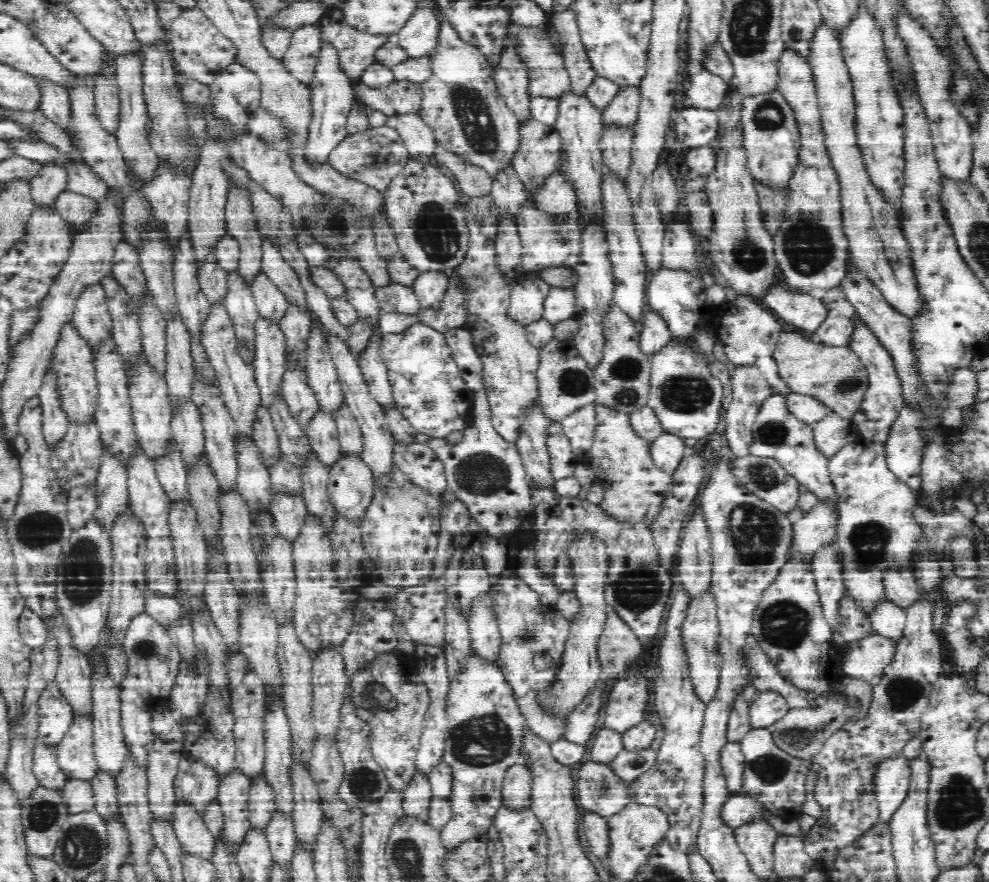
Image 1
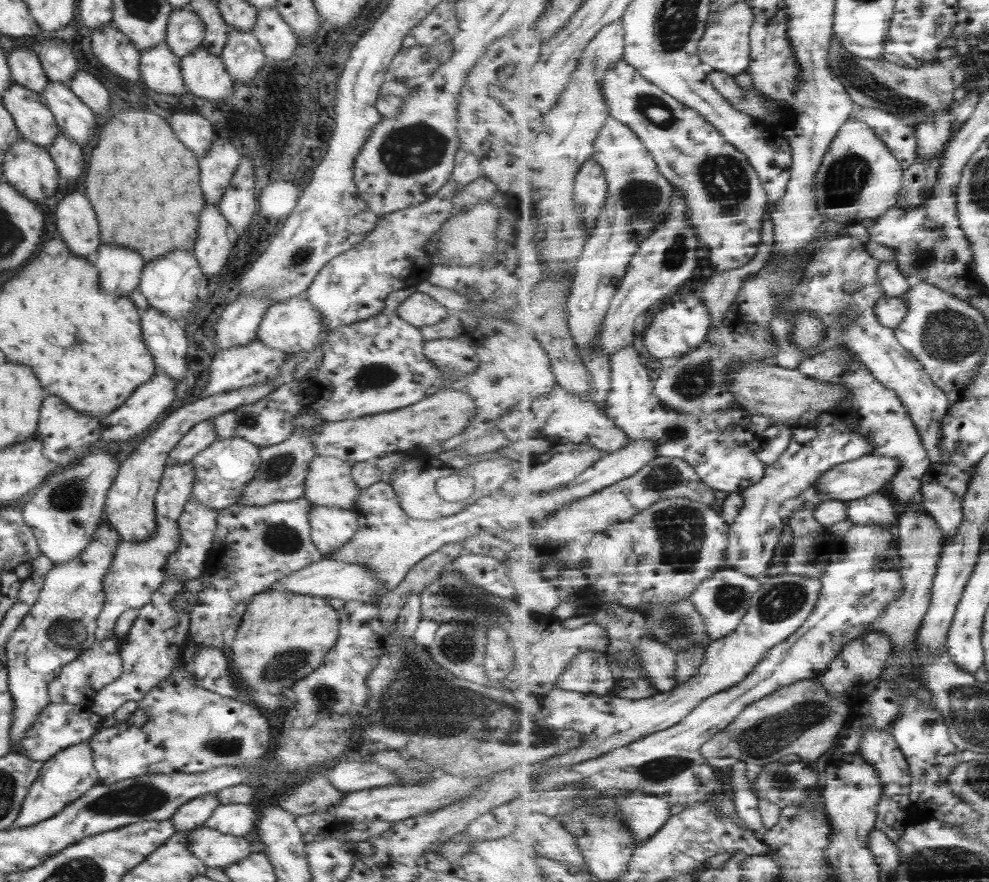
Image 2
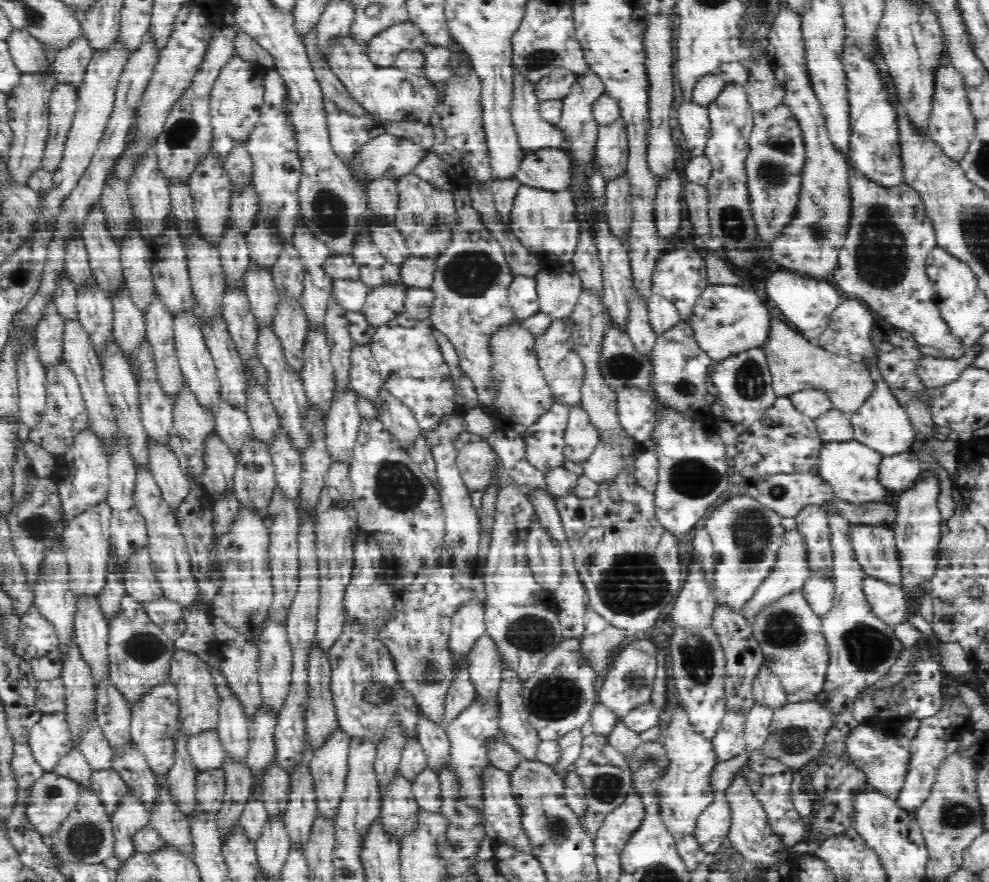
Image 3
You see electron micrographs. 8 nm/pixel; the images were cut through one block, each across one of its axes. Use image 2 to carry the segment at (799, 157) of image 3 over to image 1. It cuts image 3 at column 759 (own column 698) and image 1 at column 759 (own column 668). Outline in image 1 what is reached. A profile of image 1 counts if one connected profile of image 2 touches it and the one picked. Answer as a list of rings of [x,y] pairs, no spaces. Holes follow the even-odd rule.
[[[776,88],[765,93],[742,96],[741,126],[743,148],[746,151],[750,174],[776,189],[788,186],[793,170],[799,163],[801,136],[794,109]]]

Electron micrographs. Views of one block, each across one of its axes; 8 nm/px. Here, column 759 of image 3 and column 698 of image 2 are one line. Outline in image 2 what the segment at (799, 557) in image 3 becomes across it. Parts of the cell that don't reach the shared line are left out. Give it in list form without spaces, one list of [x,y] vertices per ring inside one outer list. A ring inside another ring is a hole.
[[[723,570],[697,586],[696,592],[691,596],[691,602],[701,612],[705,625],[709,629],[709,638],[712,642],[729,636],[733,630],[739,628],[744,614],[747,614],[747,610],[751,608],[755,592],[761,588],[762,583],[762,578],[749,576],[743,571]]]

